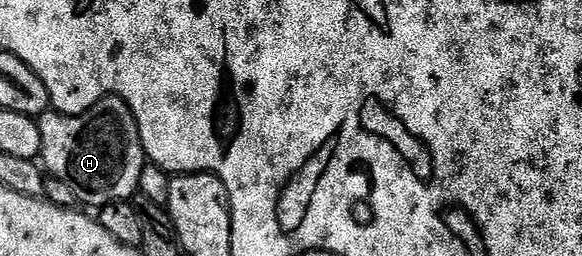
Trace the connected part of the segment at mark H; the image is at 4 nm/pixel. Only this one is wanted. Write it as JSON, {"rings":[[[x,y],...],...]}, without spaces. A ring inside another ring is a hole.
{"rings":[[[118,96],[101,97],[83,114],[64,116],[50,110],[39,117],[41,126],[40,163],[50,177],[63,182],[78,201],[85,204],[110,204],[138,195],[140,176],[147,165],[141,149],[141,136],[131,110]]]}

